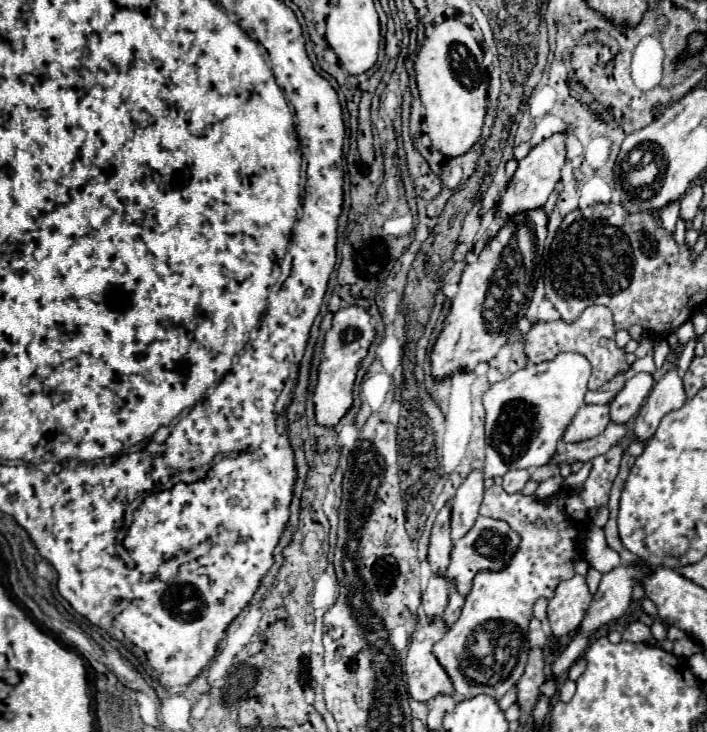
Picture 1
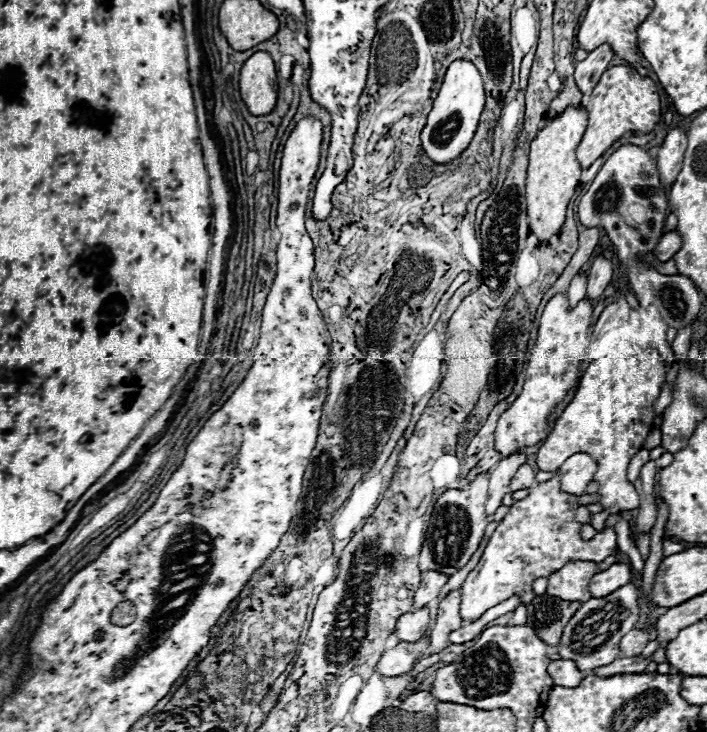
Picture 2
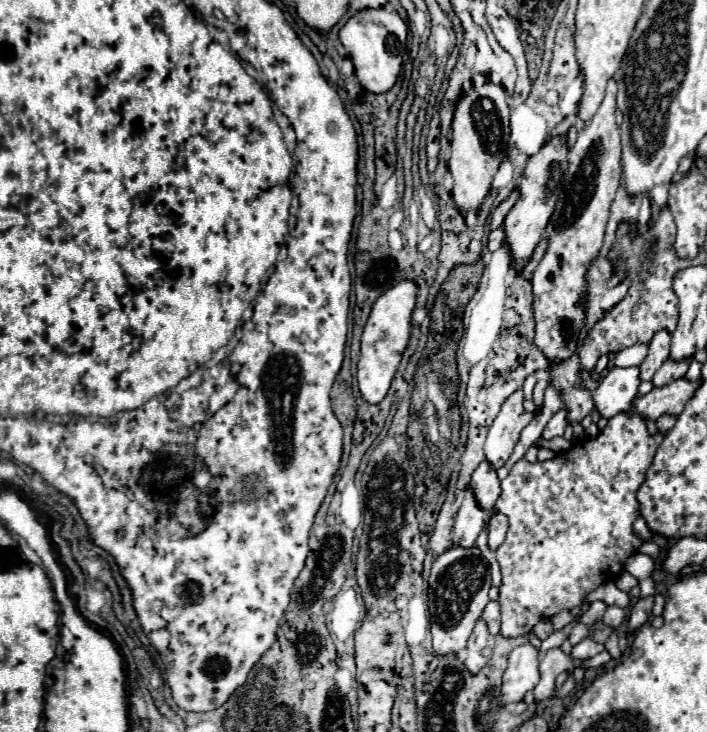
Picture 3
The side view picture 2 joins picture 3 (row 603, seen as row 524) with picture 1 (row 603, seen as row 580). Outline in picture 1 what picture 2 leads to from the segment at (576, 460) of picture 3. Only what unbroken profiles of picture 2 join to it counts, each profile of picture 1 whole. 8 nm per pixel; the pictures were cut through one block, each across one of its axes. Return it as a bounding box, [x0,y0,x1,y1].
[432,446,624,702]

